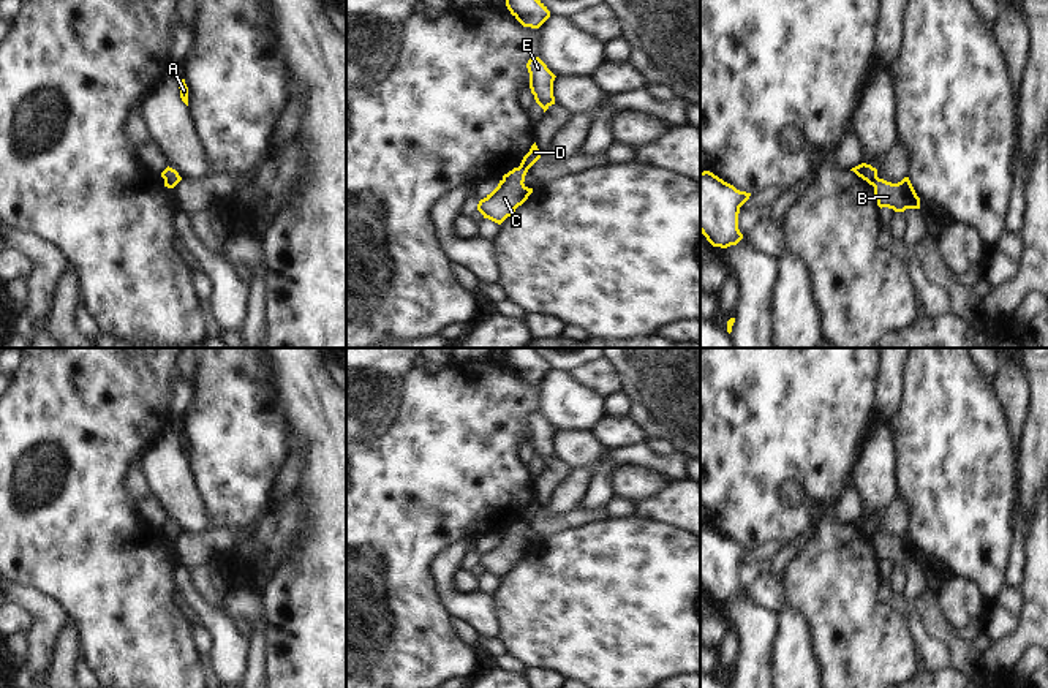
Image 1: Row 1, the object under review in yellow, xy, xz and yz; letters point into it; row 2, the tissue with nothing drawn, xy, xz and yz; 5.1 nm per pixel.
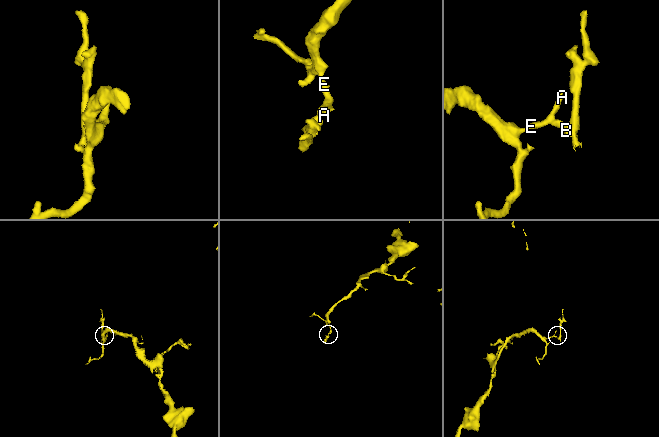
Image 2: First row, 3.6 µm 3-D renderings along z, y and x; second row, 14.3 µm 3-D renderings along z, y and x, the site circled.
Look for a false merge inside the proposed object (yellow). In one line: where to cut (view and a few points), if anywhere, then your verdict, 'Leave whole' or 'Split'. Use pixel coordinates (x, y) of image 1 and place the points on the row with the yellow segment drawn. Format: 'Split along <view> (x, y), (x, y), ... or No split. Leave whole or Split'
Split along xz (520, 165), (527, 171). Split

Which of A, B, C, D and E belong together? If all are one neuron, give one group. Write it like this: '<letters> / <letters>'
A D E / B C

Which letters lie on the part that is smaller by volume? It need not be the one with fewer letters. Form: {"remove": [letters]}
{"remove": ["B", "C"]}

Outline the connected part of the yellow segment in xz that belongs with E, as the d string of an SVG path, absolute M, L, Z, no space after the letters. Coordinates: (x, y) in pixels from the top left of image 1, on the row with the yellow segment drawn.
M539 57L530 59L526 68L530 73L531 93L534 95L536 103L545 112L552 104L555 104L553 81L556 76Z

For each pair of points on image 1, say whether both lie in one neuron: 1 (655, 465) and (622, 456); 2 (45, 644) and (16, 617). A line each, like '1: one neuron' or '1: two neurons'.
1: one neuron
2: two neurons

